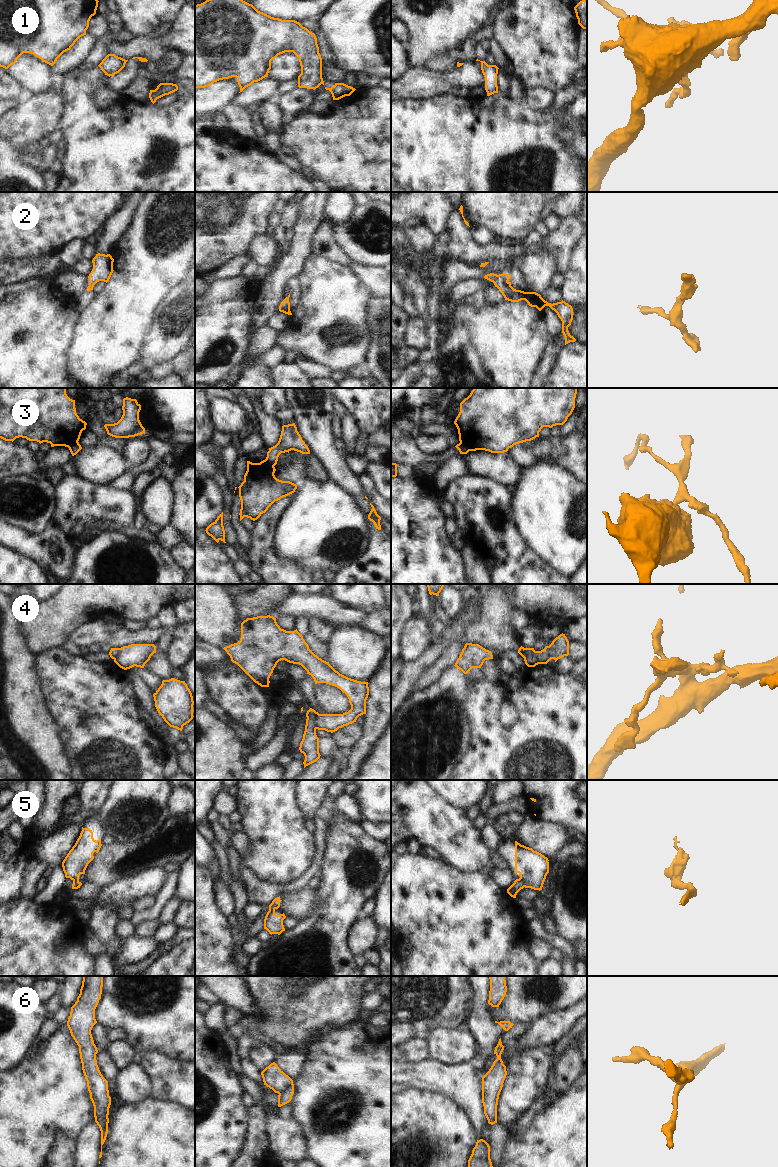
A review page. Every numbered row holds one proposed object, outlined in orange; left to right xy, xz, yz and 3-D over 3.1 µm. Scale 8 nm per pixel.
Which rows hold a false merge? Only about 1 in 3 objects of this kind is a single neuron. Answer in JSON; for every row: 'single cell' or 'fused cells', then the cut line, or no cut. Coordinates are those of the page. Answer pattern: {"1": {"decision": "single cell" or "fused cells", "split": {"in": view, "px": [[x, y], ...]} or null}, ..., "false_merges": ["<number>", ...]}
{"1": {"decision": "fused cells", "split": {"in": "yz", "px": [[482, 61], [481, 65]]}}, "2": {"decision": "single cell", "split": null}, "3": {"decision": "fused cells", "split": {"in": "yz", "px": [[460, 442], [469, 450]]}}, "4": {"decision": "fused cells", "split": {"in": "xz", "px": [[318, 713], [315, 718], [315, 728]]}}, "5": {"decision": "fused cells", "split": {"in": "yz", "px": [[519, 878], [524, 886]]}}, "6": {"decision": "fused cells", "split": {"in": "xz", "px": [[292, 1082], [279, 1094]]}}, "false_merges": ["1", "3", "4", "5", "6"]}

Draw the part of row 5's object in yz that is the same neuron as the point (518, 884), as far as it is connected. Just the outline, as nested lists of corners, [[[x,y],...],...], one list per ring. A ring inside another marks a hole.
[[[516,879],[514,883],[507,889],[507,893],[516,898],[517,893],[524,888],[524,883],[520,879]]]

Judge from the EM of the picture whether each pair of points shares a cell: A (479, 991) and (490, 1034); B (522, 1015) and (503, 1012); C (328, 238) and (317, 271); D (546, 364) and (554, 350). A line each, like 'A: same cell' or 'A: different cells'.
A: same cell
B: same cell
C: different cells
D: same cell

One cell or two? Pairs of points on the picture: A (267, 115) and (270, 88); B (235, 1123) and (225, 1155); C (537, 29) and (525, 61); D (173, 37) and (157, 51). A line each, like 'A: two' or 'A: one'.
A: two
B: one
C: one
D: one

